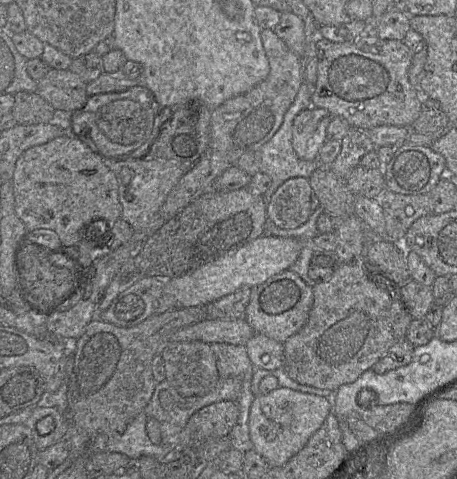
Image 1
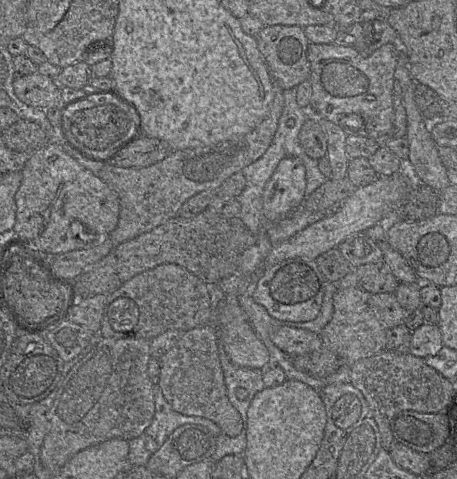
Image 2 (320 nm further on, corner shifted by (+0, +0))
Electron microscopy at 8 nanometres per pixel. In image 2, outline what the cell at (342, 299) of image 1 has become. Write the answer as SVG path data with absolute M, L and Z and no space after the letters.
M361 287L338 288L333 296L333 316L319 333L321 347L309 354L291 356L294 367L314 378L333 374L342 365L351 367L360 359L371 357L386 349L385 328L368 305L369 293Z

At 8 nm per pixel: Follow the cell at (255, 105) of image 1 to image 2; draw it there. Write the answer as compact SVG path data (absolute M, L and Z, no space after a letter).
M274 82L274 99L265 119L250 133L216 145L173 150L162 161L142 168L122 168L106 164L98 176L118 196L120 215L116 228L109 235L114 246L151 231L178 216L183 204L202 191L217 191L233 174L258 160L271 144L281 116L283 89Z

